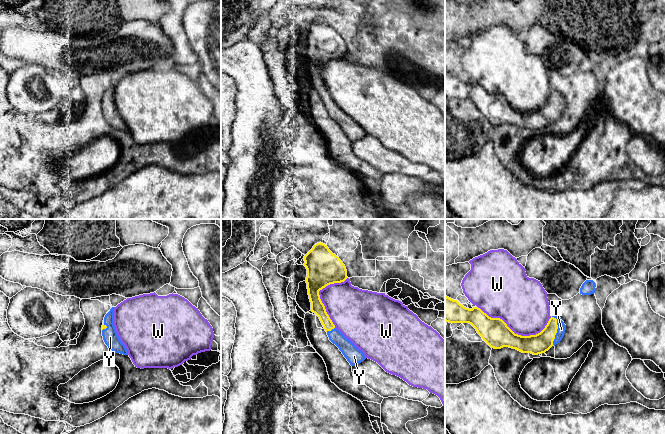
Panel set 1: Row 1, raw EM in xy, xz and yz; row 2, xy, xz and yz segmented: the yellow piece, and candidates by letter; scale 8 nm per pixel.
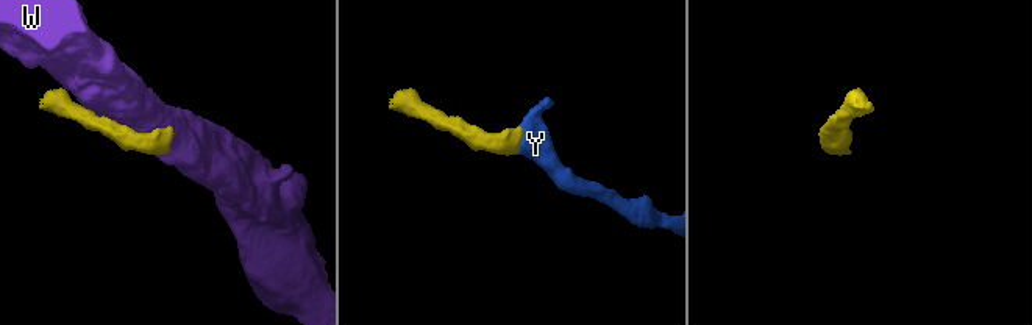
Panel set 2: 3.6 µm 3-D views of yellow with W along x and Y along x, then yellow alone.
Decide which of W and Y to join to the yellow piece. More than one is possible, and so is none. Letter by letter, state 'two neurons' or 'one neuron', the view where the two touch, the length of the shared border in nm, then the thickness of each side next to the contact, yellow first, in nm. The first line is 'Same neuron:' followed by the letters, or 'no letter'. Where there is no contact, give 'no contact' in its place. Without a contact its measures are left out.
Same neuron: Y
W: two neurons; meets yellow in yz; contact 600 nm long; 220 nm thick on the yellow side, 400 nm on the other
Y: one neuron; meets yellow in yz; contact 240 nm long; 160 nm thick on the yellow side, 70 nm on the other

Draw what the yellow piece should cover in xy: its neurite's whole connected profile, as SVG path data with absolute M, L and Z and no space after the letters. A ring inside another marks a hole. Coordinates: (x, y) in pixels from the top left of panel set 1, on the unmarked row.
M114 84L105 91L102 101L102 112L105 120L115 129L128 131L125 121L121 118L114 102Z

